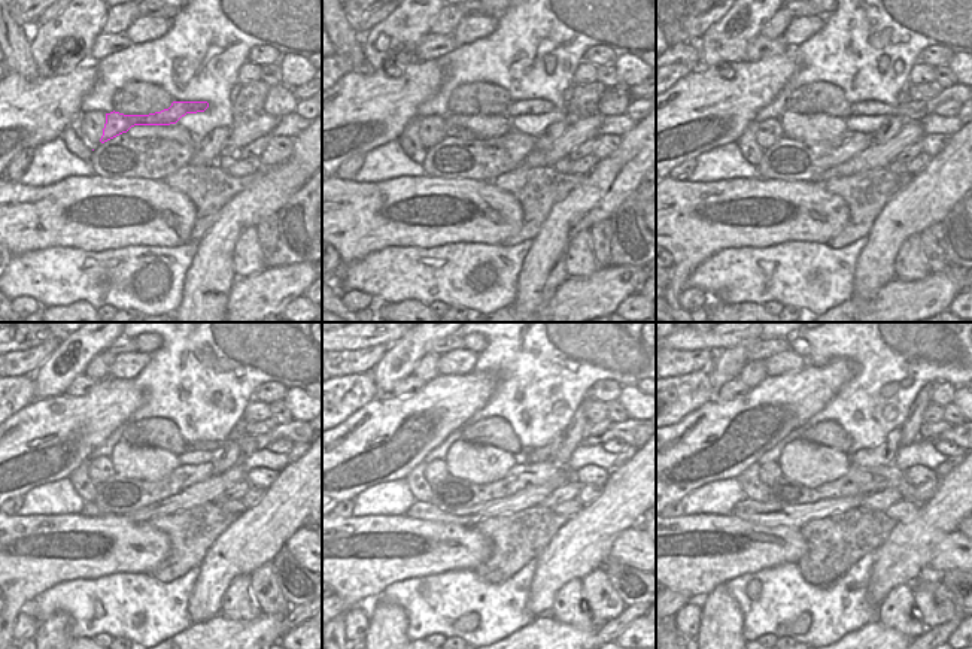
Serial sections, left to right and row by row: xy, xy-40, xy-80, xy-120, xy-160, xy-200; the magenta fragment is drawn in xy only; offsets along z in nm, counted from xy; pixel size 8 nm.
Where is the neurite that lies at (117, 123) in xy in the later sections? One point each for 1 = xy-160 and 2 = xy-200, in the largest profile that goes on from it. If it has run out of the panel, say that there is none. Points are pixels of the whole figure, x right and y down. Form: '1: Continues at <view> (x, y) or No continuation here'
1: Continues at xy-160 (625, 430)
2: Continues at xy-200 (959, 434)

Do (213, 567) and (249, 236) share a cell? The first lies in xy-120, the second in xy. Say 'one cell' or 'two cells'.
two cells

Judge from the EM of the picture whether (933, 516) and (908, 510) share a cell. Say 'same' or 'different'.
different

